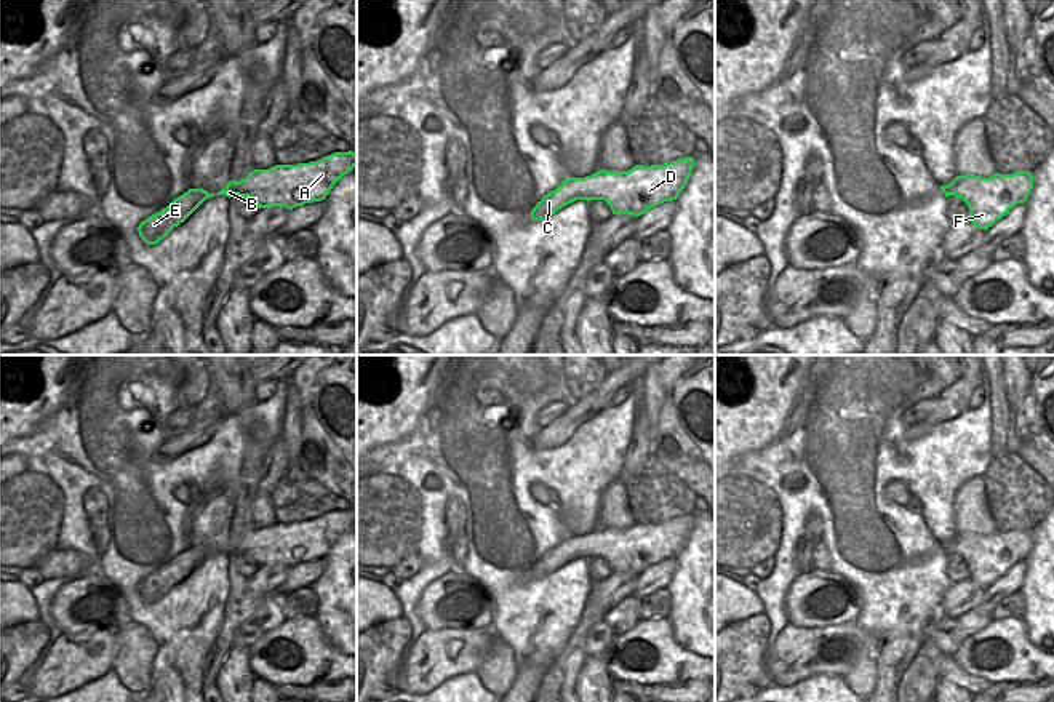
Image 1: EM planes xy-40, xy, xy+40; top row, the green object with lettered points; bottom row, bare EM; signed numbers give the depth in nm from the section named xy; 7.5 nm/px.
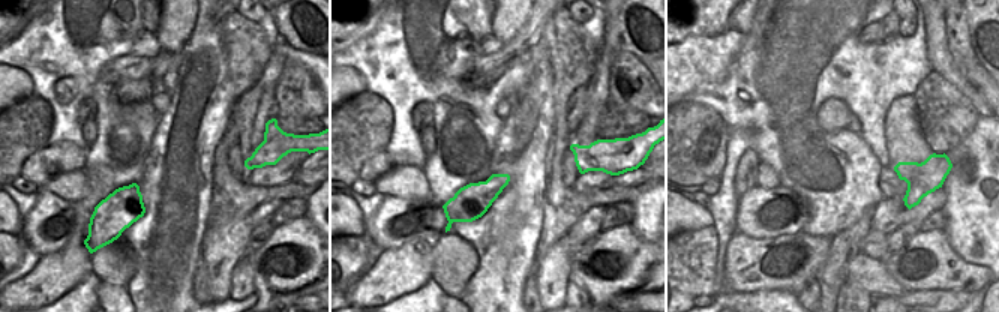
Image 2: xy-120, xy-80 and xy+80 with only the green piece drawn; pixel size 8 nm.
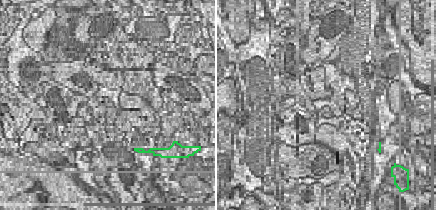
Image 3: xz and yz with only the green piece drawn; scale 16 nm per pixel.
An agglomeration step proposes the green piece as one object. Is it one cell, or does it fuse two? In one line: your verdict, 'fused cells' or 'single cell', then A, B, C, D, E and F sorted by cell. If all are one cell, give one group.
single cell; A B C D E F

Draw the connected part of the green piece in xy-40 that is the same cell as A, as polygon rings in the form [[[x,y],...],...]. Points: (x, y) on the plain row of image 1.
[[[334,510],[317,520],[254,528],[238,540],[229,539],[218,552],[189,547],[166,566],[142,579],[138,590],[147,603],[157,603],[214,553],[248,555],[259,568],[285,564],[291,569],[296,564],[325,558],[333,544],[353,525],[357,525],[355,510]]]

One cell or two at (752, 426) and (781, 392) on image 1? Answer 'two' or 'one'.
one

